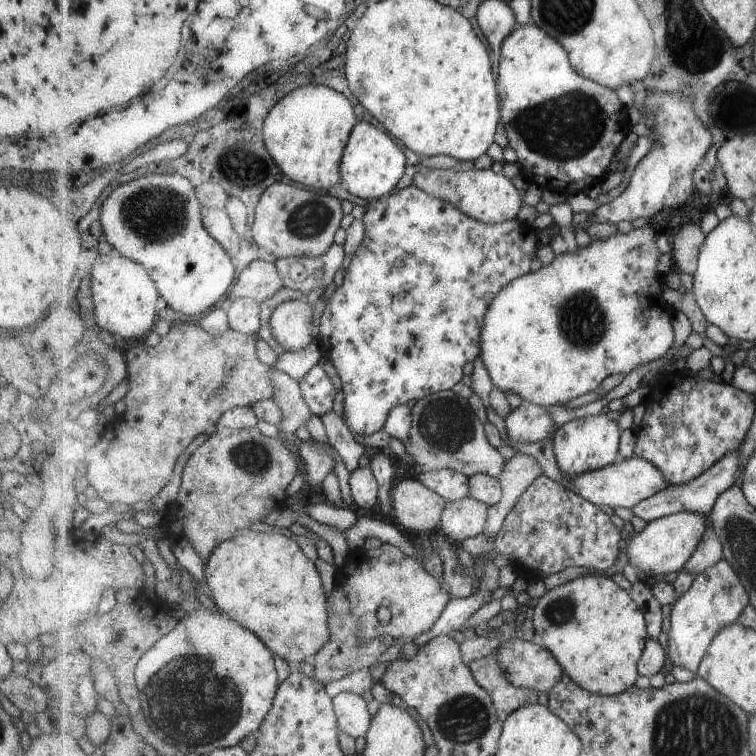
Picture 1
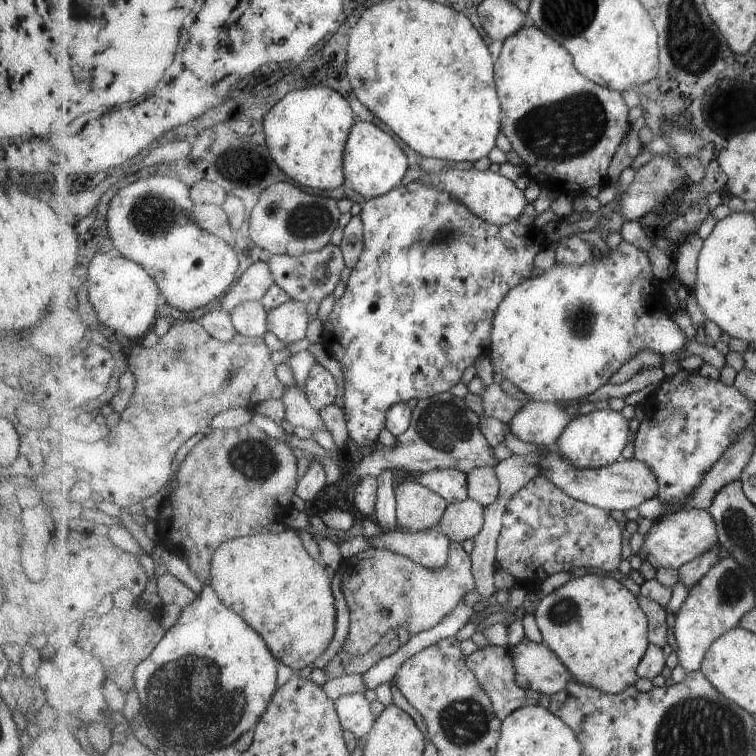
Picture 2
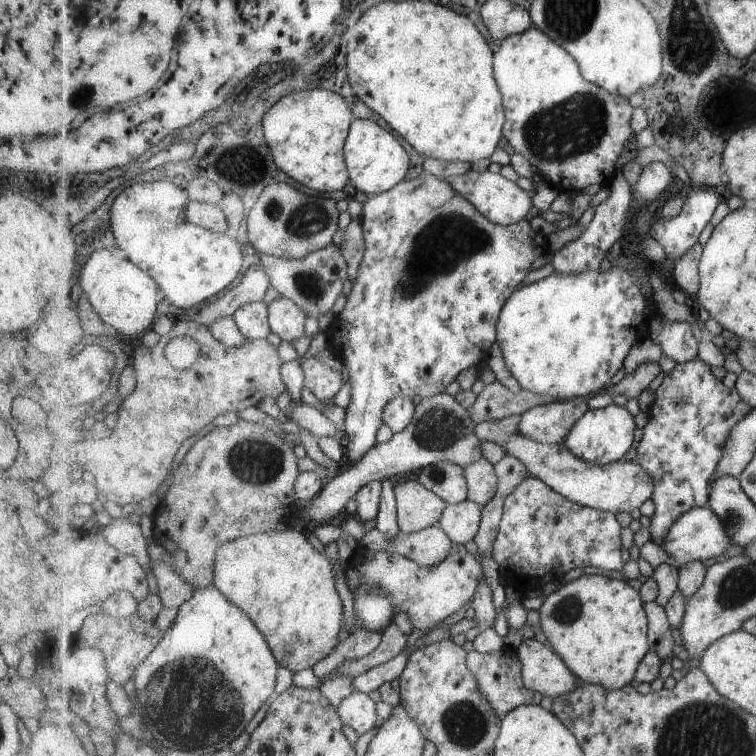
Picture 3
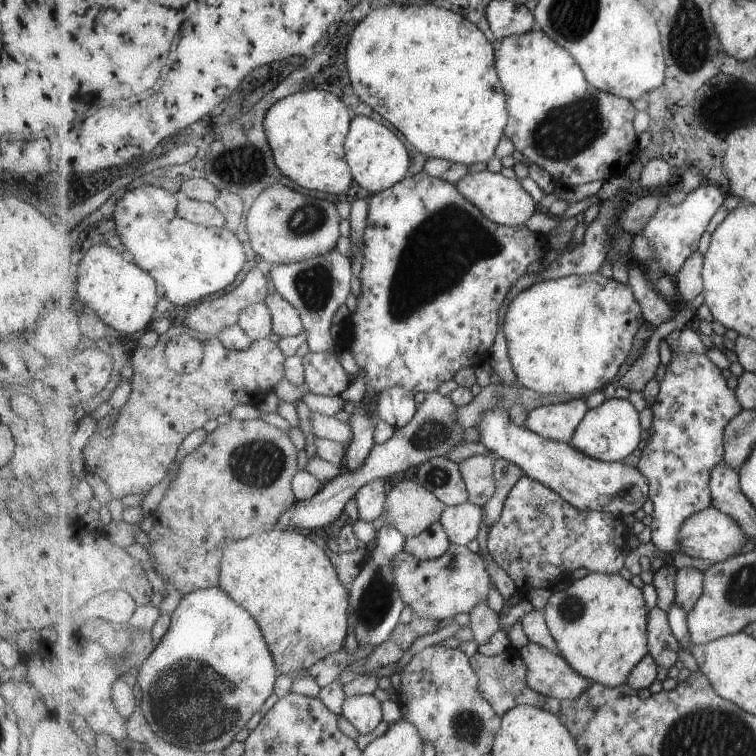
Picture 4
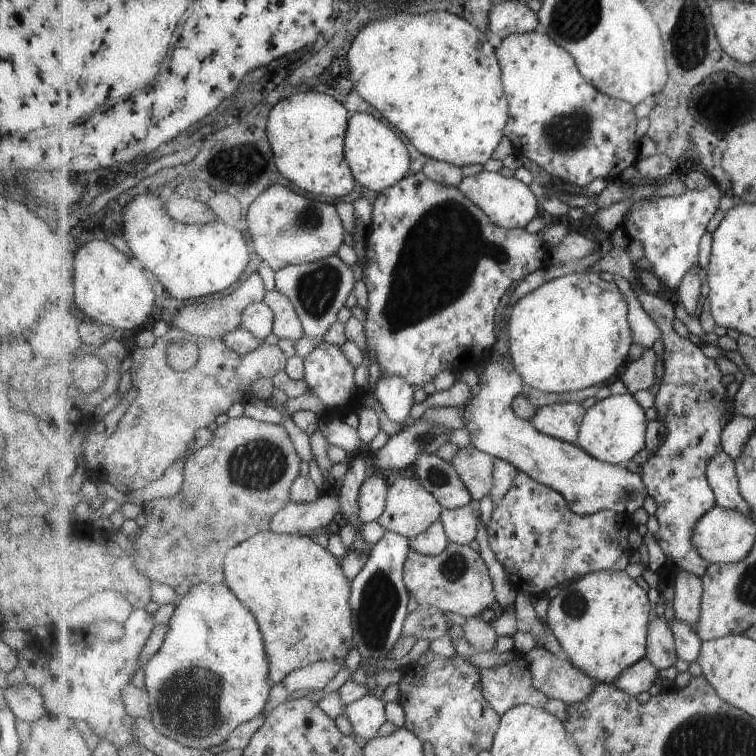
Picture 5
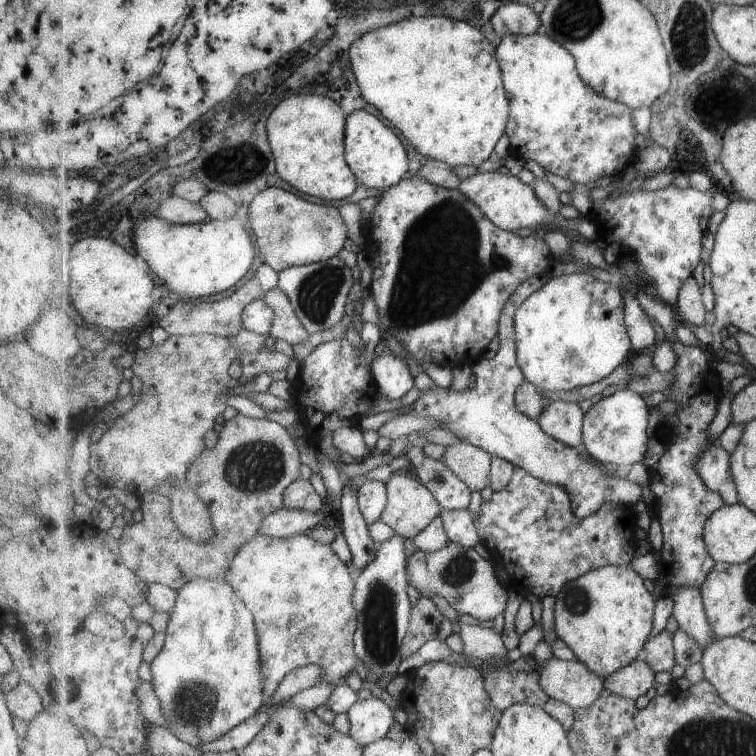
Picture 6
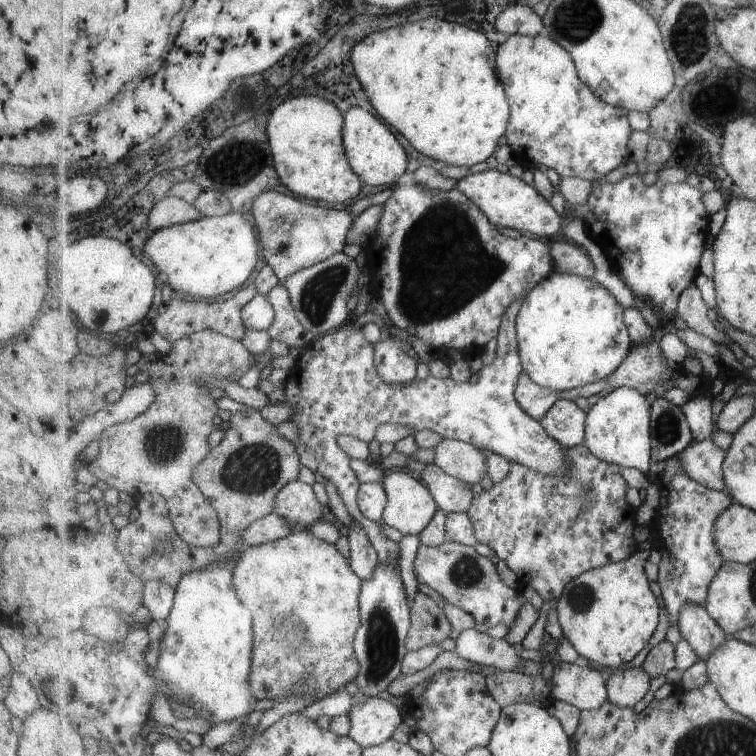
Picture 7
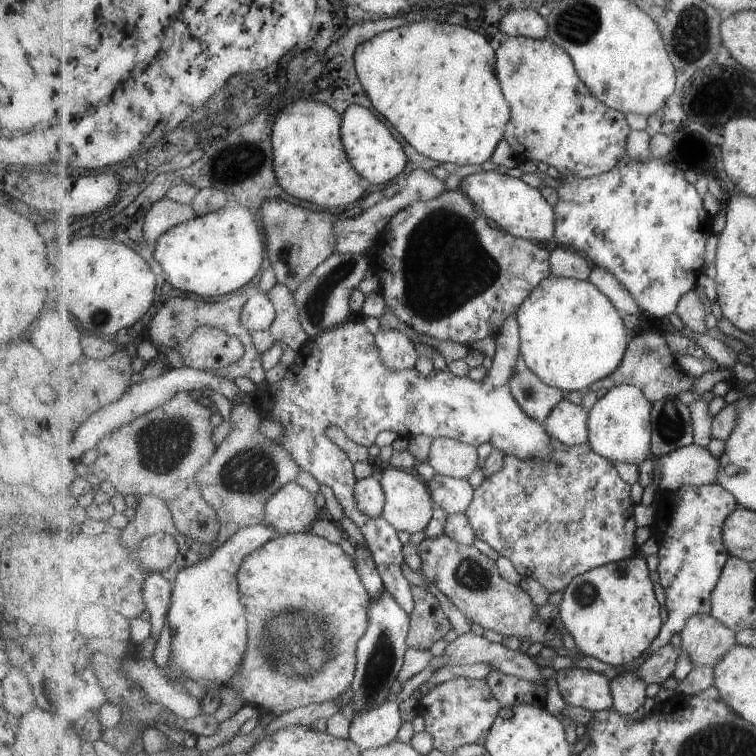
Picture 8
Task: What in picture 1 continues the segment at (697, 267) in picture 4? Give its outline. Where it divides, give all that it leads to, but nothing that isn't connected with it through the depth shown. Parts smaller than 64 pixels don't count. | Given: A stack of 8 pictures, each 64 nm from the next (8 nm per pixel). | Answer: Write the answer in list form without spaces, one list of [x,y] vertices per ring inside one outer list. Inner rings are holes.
[[[687,223],[675,232],[671,242],[671,258],[674,264],[683,272],[695,274],[699,250],[705,242],[705,232],[699,224]]]

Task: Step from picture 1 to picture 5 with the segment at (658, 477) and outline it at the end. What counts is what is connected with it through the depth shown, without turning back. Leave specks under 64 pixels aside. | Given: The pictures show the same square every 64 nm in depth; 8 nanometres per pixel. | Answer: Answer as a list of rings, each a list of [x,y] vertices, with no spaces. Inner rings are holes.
[[[509,348],[507,353],[511,363],[508,370],[492,360],[477,365],[482,372],[480,392],[471,397],[465,406],[466,427],[473,435],[472,445],[497,459],[510,462],[537,482],[559,491],[577,514],[613,511],[632,515],[639,508],[645,508],[649,494],[642,475],[637,471],[624,465],[603,462],[593,458],[579,445],[547,436],[513,410],[512,402],[525,384],[512,364]]]

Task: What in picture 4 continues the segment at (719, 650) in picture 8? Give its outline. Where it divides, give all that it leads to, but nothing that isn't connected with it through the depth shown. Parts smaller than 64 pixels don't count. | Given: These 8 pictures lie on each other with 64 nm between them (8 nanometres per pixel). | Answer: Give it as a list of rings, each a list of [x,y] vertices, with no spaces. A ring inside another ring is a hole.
[[[681,567],[676,574],[676,602],[687,612],[704,591],[704,572],[694,567]]]

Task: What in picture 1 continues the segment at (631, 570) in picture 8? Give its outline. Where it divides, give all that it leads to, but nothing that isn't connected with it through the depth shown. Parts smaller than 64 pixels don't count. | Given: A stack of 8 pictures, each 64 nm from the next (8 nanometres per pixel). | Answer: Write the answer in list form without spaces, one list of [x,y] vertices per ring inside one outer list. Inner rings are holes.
[[[589,574],[549,589],[538,599],[532,624],[536,628],[539,645],[550,650],[564,672],[585,690],[605,696],[618,695],[637,682],[639,659],[649,638],[647,621],[630,592],[617,586],[608,576]]]

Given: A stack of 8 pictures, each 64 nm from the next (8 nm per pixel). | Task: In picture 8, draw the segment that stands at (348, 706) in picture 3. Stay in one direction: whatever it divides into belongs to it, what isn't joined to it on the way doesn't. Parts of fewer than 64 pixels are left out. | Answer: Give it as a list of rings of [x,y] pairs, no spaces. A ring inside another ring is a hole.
[[[427,666],[411,680],[403,682],[400,692],[395,695],[394,701],[386,700],[381,704],[369,707],[365,711],[352,714],[352,727],[349,739],[361,750],[379,748],[397,741],[397,734],[403,726],[403,717],[400,704],[406,700],[413,691],[429,680],[434,668]]]

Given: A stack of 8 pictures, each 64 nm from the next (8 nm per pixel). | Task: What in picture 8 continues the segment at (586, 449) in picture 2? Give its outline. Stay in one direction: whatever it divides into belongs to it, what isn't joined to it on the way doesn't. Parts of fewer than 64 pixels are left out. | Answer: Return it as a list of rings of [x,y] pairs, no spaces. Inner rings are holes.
[[[617,385],[591,407],[589,413],[589,446],[614,463],[641,466],[652,454],[652,408],[654,403],[633,385]]]

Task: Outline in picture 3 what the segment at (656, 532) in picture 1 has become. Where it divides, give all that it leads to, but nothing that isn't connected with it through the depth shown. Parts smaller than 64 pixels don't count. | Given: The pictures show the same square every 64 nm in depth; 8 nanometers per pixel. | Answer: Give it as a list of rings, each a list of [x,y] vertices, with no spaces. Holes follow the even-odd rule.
[[[711,506],[695,507],[675,521],[668,530],[664,542],[656,544],[661,550],[680,565],[693,561],[709,560],[719,556],[730,544],[730,536],[726,534],[725,523]]]

